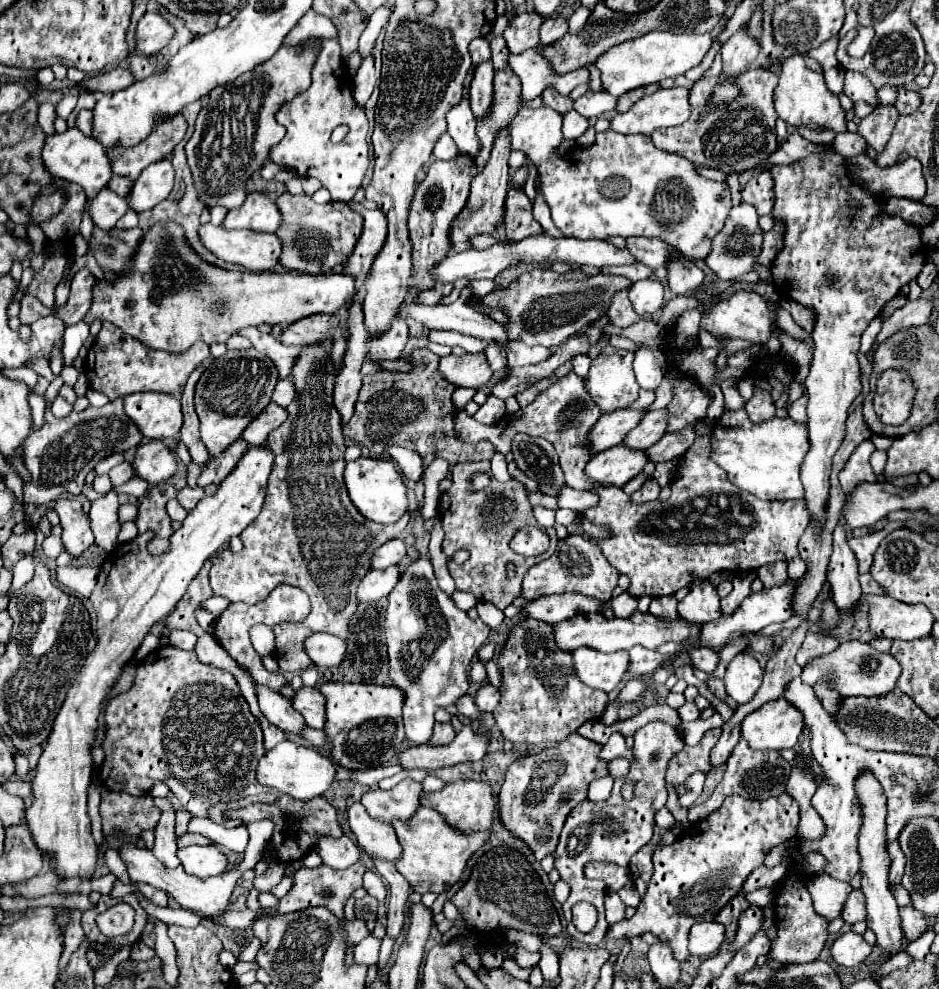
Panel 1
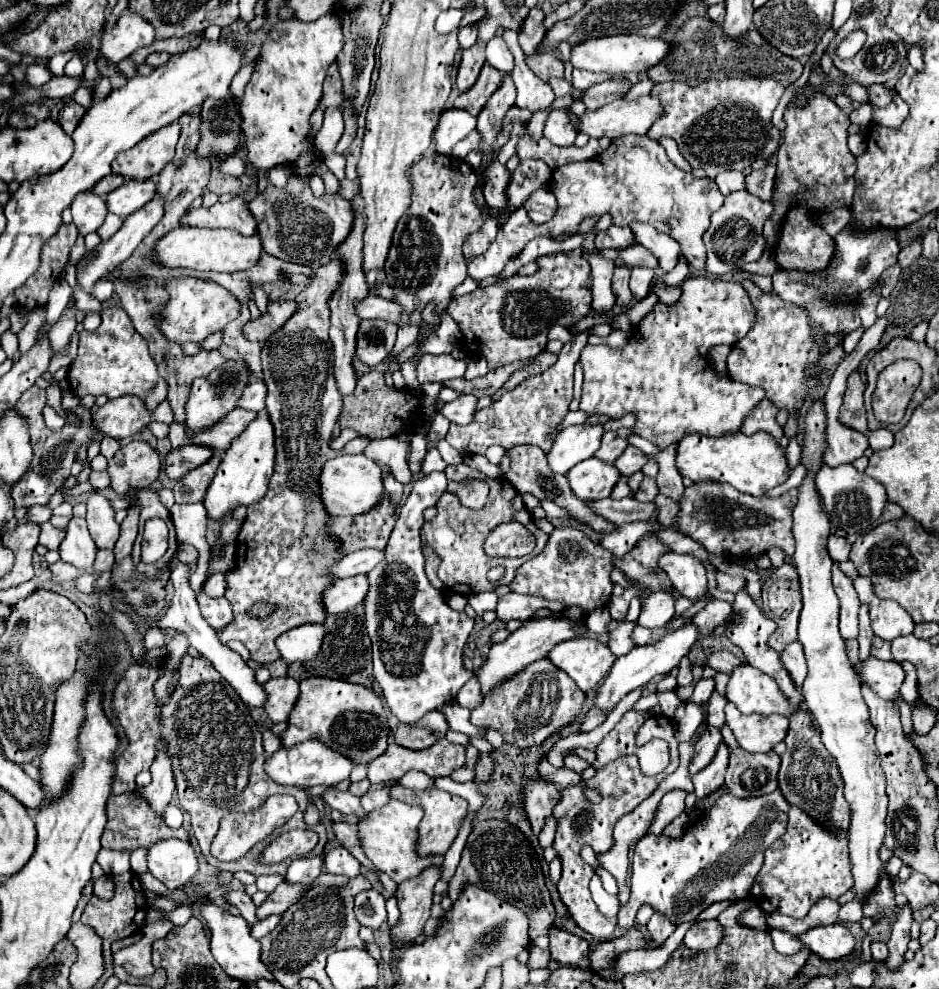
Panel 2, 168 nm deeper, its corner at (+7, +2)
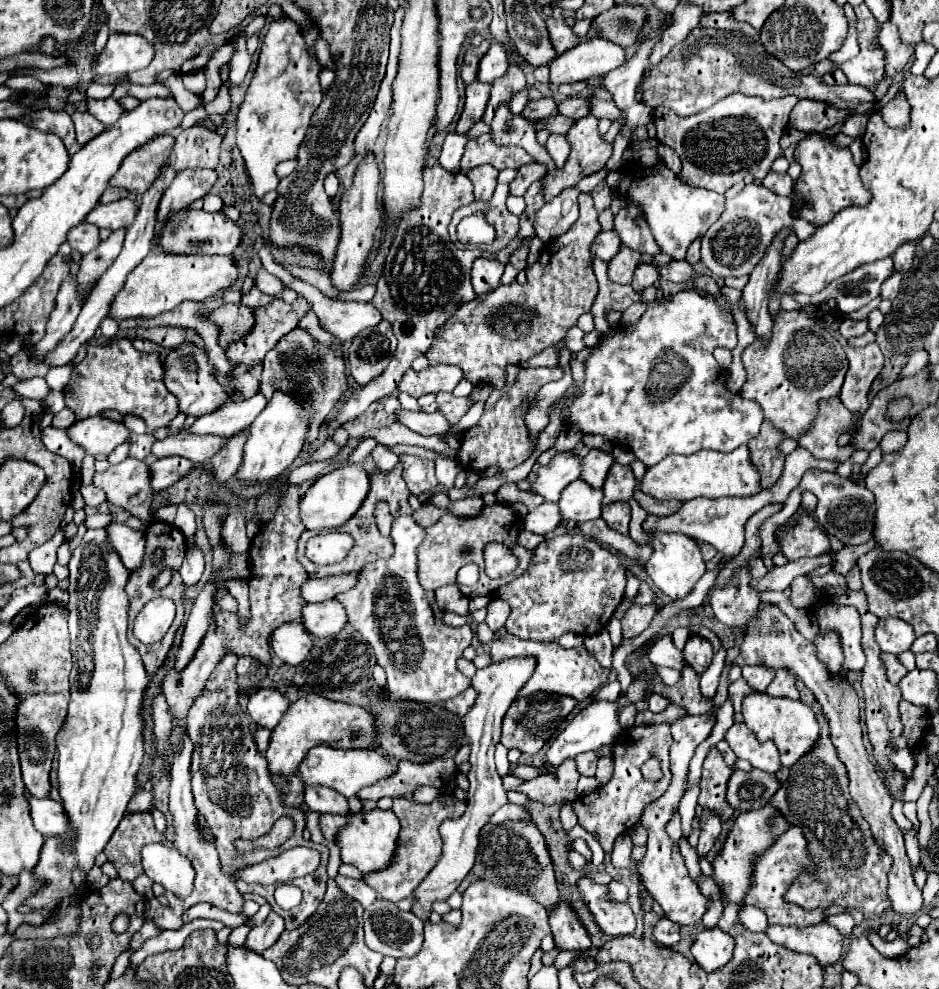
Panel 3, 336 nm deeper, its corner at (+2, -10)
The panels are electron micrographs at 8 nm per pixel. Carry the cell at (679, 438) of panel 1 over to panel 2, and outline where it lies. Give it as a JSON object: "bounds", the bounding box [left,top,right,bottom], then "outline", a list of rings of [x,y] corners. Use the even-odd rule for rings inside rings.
{"bounds":[615,447,647,475],"outline":[[[627,447],[625,453],[615,461],[615,467],[621,471],[621,475],[633,475],[637,471],[643,469],[643,465],[647,463],[647,455],[637,449],[637,447]]]}

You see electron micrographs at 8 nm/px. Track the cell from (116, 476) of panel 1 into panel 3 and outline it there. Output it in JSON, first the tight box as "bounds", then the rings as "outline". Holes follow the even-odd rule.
{"bounds":[80,485,106,507],"outline":[[[94,485],[80,487],[80,493],[82,493],[84,503],[86,503],[88,507],[100,507],[100,505],[106,501],[104,491],[100,491],[100,489],[98,489],[98,487],[94,487]]]}

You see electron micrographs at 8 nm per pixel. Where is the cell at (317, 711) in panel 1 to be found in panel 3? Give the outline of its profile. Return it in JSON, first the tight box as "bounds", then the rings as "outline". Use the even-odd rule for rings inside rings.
{"bounds":[246,689,290,729],"outline":[[[262,689],[248,697],[246,711],[256,725],[272,729],[272,727],[276,727],[276,723],[280,723],[288,705],[290,705],[290,701],[284,695],[280,695],[278,691]]]}

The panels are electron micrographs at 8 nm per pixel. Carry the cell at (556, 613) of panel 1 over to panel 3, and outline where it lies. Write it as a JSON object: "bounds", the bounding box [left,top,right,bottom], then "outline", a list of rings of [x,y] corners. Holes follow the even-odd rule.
{"bounds":[486,599,508,633],"outline":[[[492,599],[492,601],[488,603],[486,611],[488,611],[488,615],[486,615],[488,627],[490,627],[494,633],[498,633],[498,631],[504,627],[506,619],[508,619],[508,603],[504,603],[502,599]]]}

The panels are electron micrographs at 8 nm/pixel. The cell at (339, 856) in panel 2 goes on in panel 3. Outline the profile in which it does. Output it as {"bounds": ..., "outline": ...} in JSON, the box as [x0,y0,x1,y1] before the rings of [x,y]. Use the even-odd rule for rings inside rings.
{"bounds":[336,877,376,907],"outline":[[[336,877],[338,887],[352,899],[356,899],[362,907],[370,907],[376,901],[376,891],[372,891],[372,887],[368,887],[366,883],[360,883],[360,879],[350,879],[350,877]]]}

